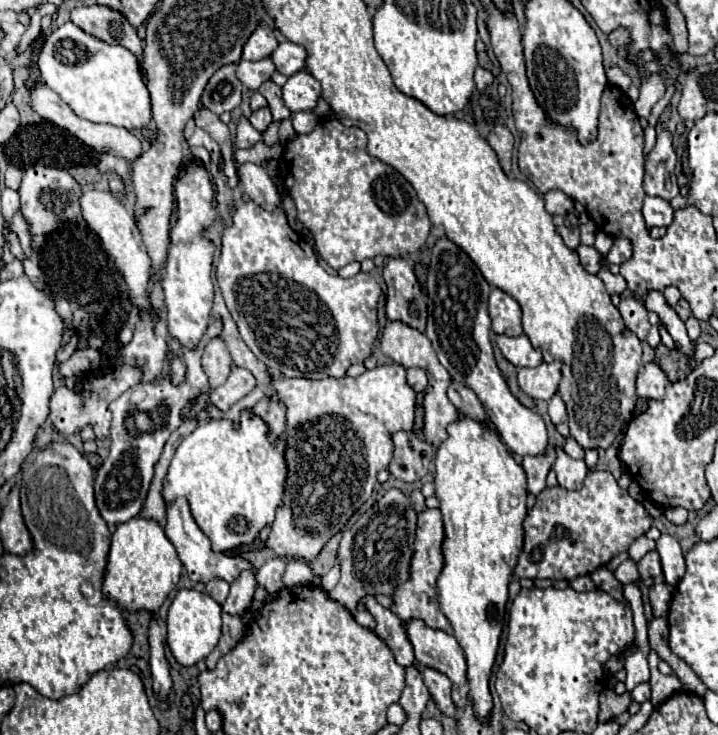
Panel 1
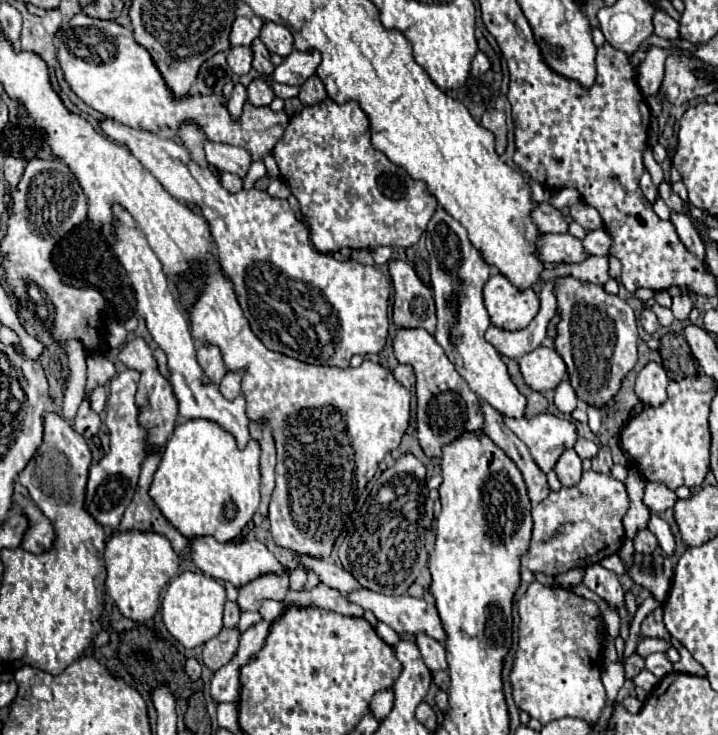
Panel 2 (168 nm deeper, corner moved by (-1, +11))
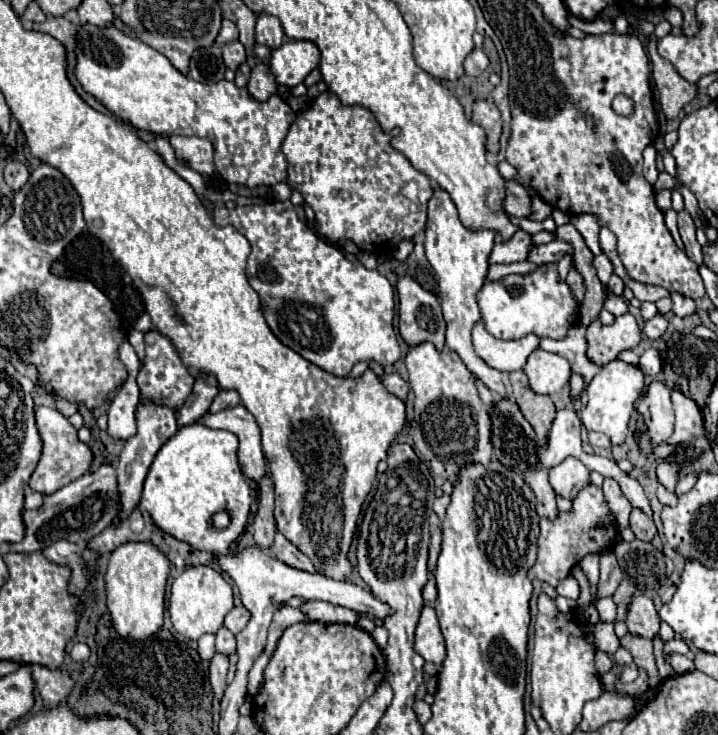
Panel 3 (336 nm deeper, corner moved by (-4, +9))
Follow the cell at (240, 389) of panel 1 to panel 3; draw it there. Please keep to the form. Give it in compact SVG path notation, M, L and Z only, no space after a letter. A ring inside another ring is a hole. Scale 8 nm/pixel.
M222 389L222 391L214 397L214 401L212 401L212 405L210 405L210 411L220 411L220 409L224 409L224 407L234 407L234 405L238 405L238 403L240 403L240 395L238 395L236 389Z

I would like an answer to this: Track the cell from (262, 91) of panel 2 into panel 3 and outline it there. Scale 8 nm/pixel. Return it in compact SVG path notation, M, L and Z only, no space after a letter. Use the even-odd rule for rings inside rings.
M258 63L252 69L250 81L248 81L248 93L256 101L268 101L272 95L278 93L278 83L276 83L276 79L266 63Z

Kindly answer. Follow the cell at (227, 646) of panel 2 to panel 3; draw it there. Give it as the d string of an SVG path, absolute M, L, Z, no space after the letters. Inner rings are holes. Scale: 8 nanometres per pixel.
M218 651L210 659L210 681L212 681L214 693L218 697L222 697L222 693L226 689L226 655L222 655Z

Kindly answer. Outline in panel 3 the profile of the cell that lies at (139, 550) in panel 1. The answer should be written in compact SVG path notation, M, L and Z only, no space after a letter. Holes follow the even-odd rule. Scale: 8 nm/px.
M124 543L112 551L106 571L106 595L112 623L120 635L144 639L160 631L164 619L164 589L168 573L168 557L152 543Z

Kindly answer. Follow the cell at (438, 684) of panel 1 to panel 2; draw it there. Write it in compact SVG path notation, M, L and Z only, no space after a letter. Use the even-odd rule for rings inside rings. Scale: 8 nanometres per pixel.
M419 633L415 637L417 647L423 655L425 665L431 671L445 671L447 669L447 659L445 659L445 647L439 641L433 641L433 637L425 637L425 633Z

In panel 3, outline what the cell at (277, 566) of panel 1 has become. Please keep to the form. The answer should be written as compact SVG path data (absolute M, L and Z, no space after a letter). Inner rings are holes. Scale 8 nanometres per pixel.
M234 607L234 609L226 615L224 625L226 625L232 633L238 633L238 631L242 631L242 629L246 627L248 621L250 621L250 611L244 609L244 607Z

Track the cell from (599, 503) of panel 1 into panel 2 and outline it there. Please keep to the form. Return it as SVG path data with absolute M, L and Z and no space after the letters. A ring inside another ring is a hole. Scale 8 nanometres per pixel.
M583 471L583 479L575 487L563 487L561 491L551 491L541 503L533 507L533 539L529 553L521 557L521 565L527 567L533 573L543 573L549 577L567 573L573 567L589 567L593 563L599 563L601 559L617 553L621 549L625 531L623 531L623 515L629 509L629 495L625 491L625 485L609 475L595 473L595 471Z

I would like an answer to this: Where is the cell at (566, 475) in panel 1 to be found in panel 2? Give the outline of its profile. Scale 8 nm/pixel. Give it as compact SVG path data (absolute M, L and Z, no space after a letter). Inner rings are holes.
M565 449L555 465L555 473L563 487L573 487L581 481L581 457L575 449Z

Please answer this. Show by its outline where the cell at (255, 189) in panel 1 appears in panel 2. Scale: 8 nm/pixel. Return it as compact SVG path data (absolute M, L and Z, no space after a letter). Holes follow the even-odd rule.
M213 141L205 143L205 157L207 157L209 165L215 167L217 171L221 171L221 173L229 171L239 177L245 177L245 171L251 165L251 157L245 149L233 147L233 145L223 145L223 143L213 143Z

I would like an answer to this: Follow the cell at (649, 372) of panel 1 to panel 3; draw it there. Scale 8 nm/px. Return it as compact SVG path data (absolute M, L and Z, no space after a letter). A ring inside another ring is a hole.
M654 379L646 387L644 397L638 401L638 413L644 417L648 435L654 445L662 445L672 435L674 411L670 401L670 389L664 383Z

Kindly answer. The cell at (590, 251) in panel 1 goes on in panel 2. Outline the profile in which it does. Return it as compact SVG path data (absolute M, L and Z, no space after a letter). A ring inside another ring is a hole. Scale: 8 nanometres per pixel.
M541 233L541 237L537 237L535 253L537 257L541 257L541 261L549 261L549 263L555 263L555 261L581 263L585 259L581 241L571 237L569 233L563 233L563 235Z

